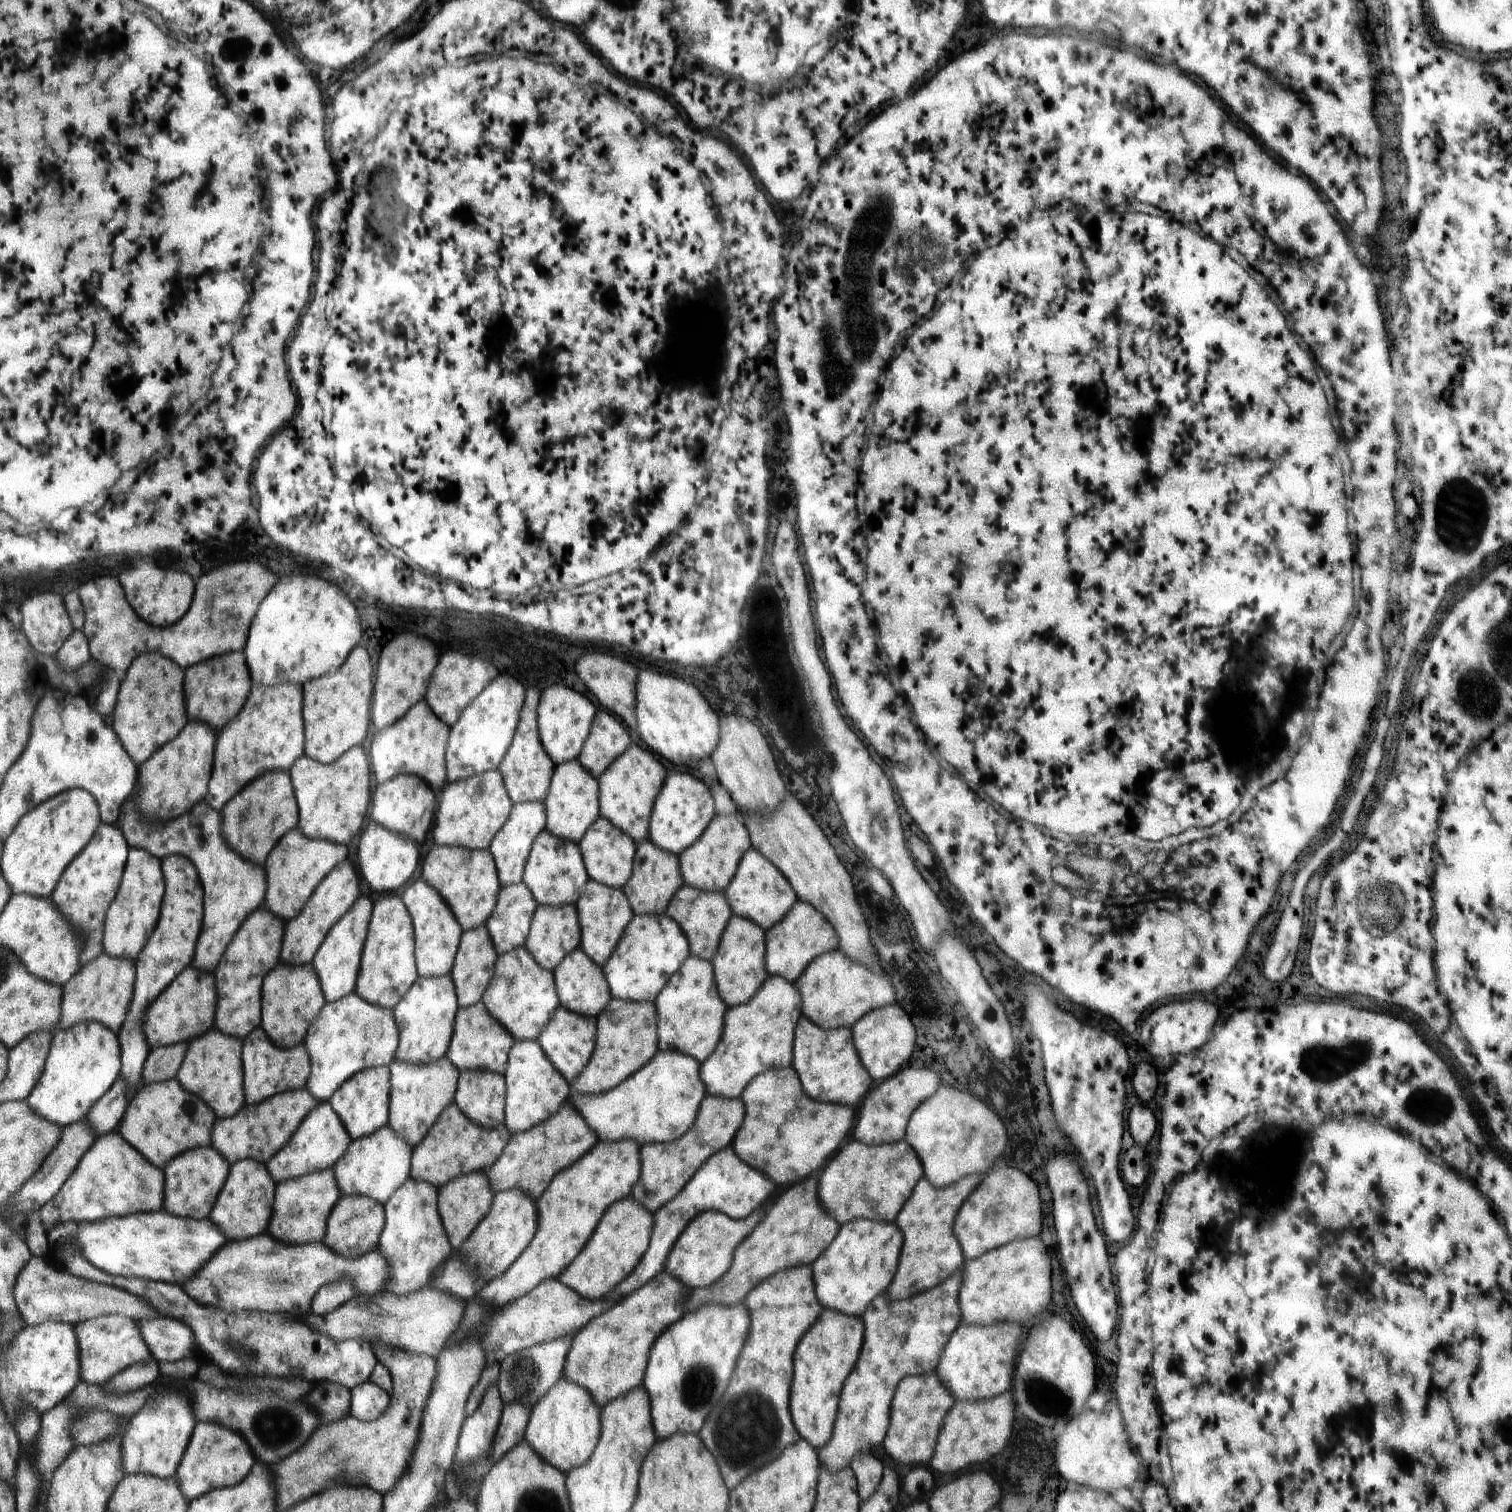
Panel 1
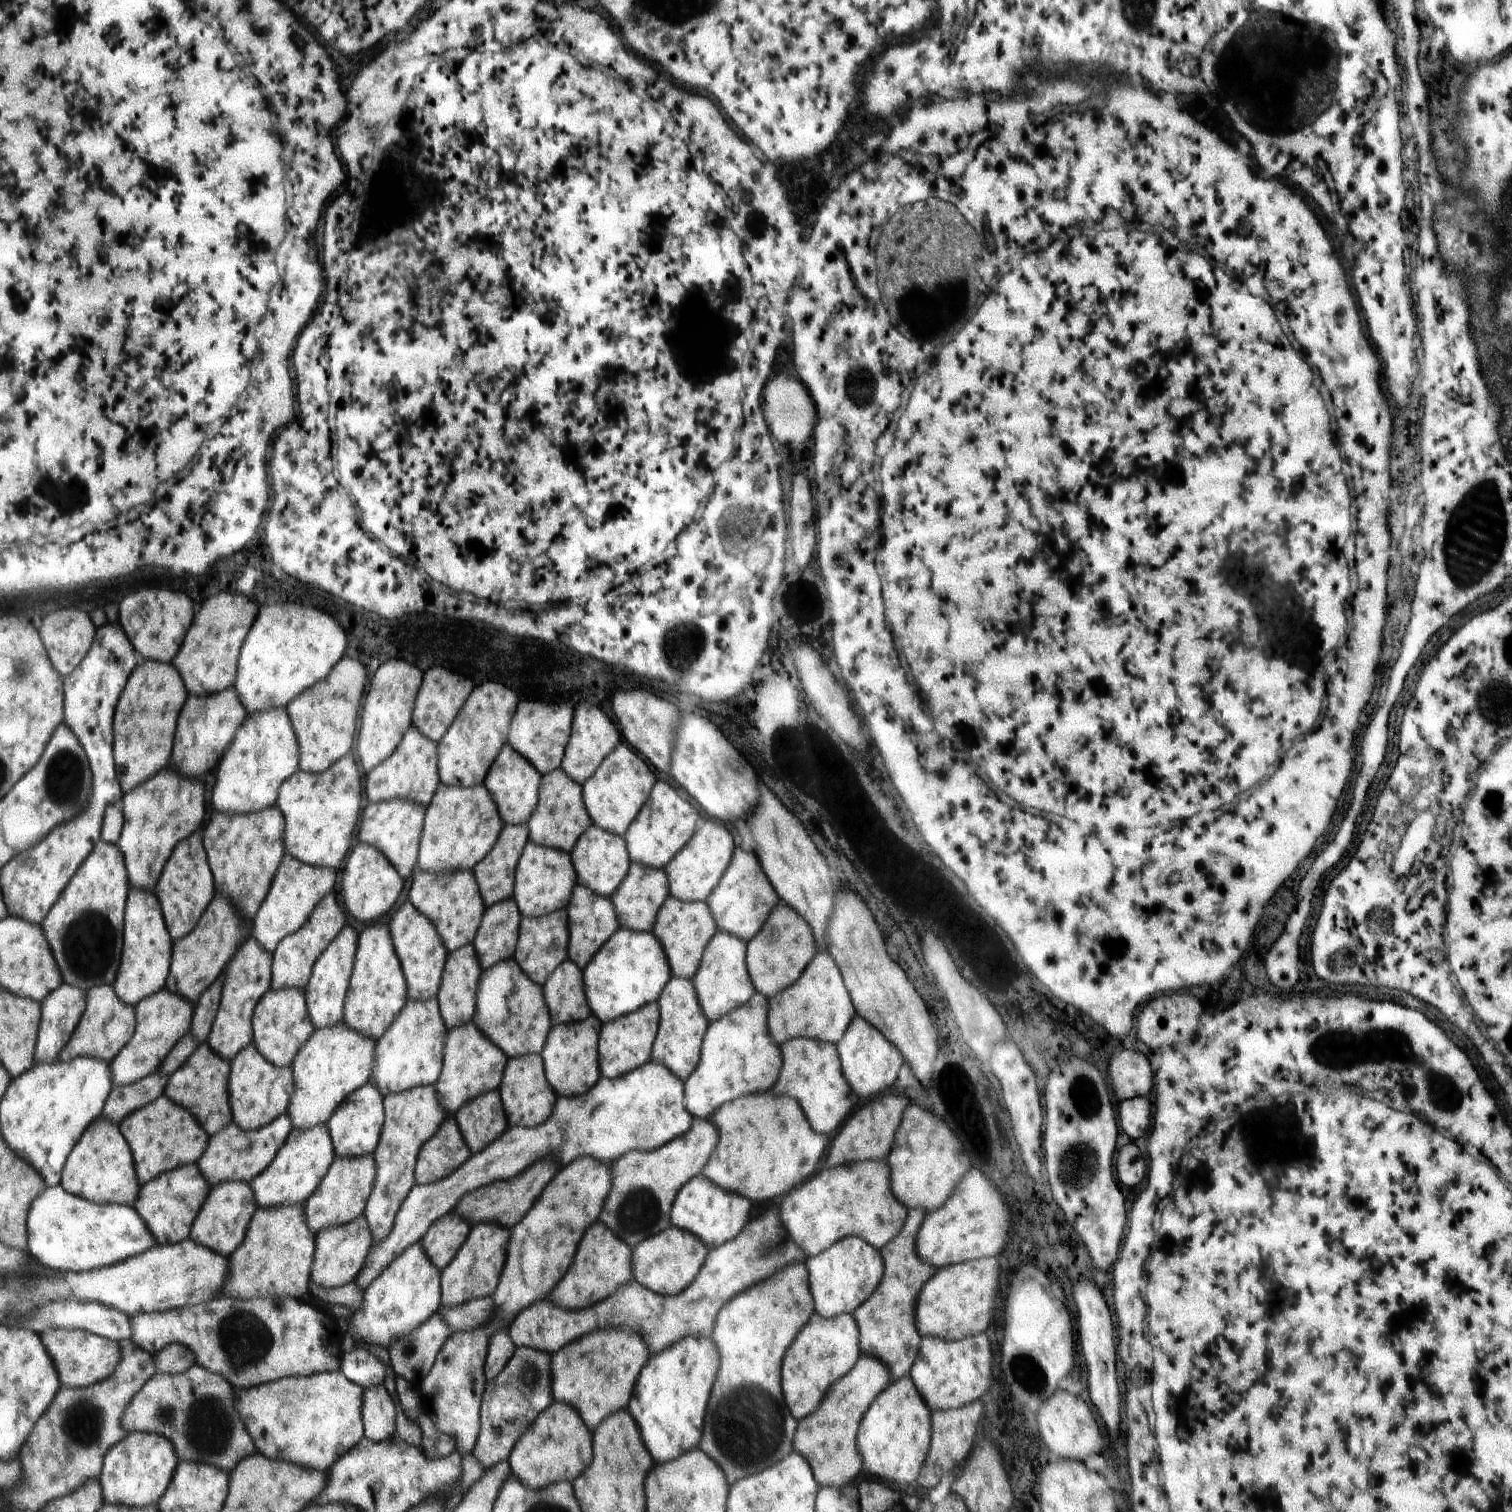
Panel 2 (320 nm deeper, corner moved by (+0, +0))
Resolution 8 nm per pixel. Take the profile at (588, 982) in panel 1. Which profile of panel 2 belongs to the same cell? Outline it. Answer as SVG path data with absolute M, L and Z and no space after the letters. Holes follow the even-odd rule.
M573 961L560 963L543 988L553 1025L577 1023L592 1014L585 995L584 972Z

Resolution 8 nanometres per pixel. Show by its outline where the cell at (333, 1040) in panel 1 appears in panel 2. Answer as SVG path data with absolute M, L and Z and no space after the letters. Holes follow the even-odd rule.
M344 1020L336 1027L314 1029L291 1064L296 1078L296 1091L290 1099L287 1114L293 1121L294 1129L308 1131L319 1125L326 1125L336 1107L350 1093L369 1082L376 1058L375 1042L376 1040L351 1029Z

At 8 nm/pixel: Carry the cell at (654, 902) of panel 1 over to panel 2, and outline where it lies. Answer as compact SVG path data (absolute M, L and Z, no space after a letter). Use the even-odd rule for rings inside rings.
M632 863L628 878L622 882L610 899L616 906L617 920L623 929L652 933L654 923L657 922L657 912L664 906L669 895L669 877L663 868L655 869L640 863Z

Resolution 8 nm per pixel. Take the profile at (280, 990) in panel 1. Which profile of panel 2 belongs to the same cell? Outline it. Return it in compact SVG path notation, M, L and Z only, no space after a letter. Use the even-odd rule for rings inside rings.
M272 986L256 1004L252 1018L253 1044L262 1056L278 1067L290 1067L303 1044L312 1036L315 1026L309 1015L308 1001L303 989L274 989Z

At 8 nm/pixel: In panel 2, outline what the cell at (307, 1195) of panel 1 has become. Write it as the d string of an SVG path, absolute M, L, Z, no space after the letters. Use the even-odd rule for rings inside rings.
M303 1202L292 1206L258 1207L245 1242L228 1258L229 1275L225 1276L221 1295L240 1300L265 1296L302 1299L309 1294L316 1250L316 1236L305 1220Z

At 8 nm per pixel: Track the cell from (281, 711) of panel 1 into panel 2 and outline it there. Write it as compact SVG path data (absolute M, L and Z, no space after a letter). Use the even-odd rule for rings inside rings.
M288 707L273 708L270 712L252 713L246 728L238 733L234 748L226 752L226 760L218 765L212 790L212 806L226 814L241 815L276 806L281 784L298 770L296 734L292 732Z

